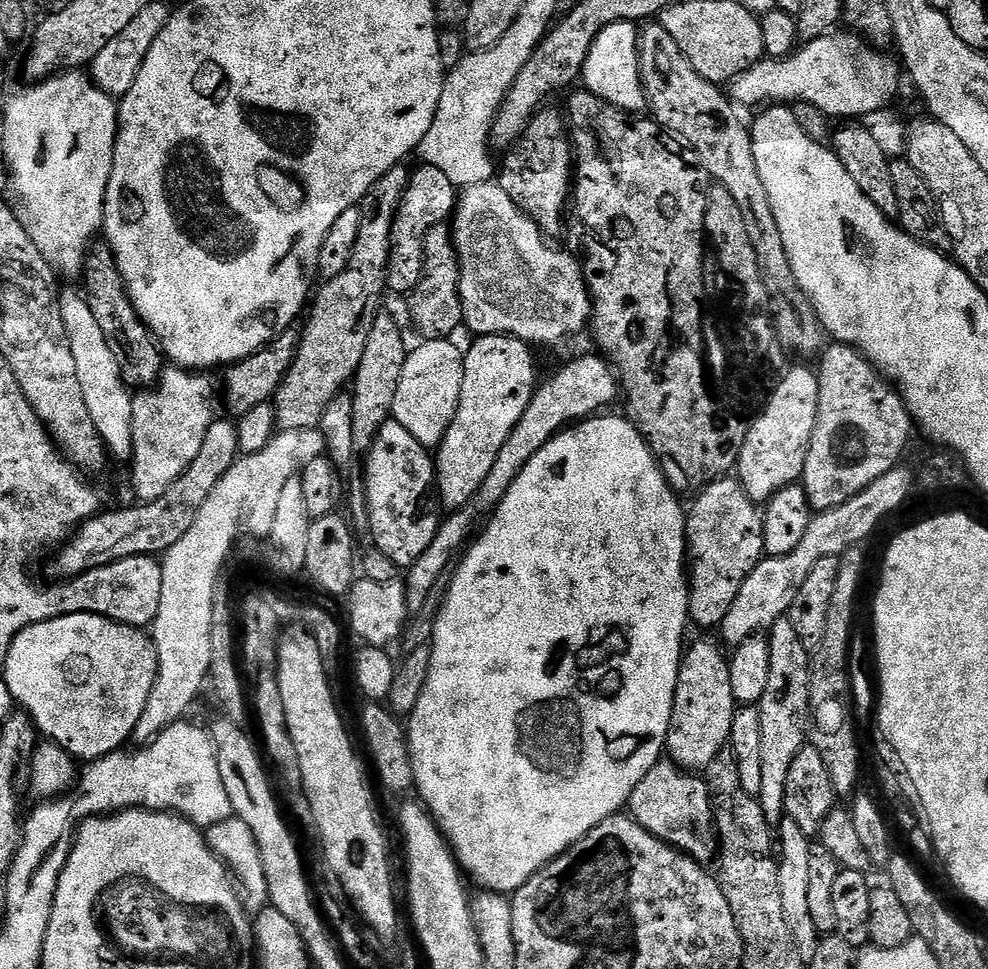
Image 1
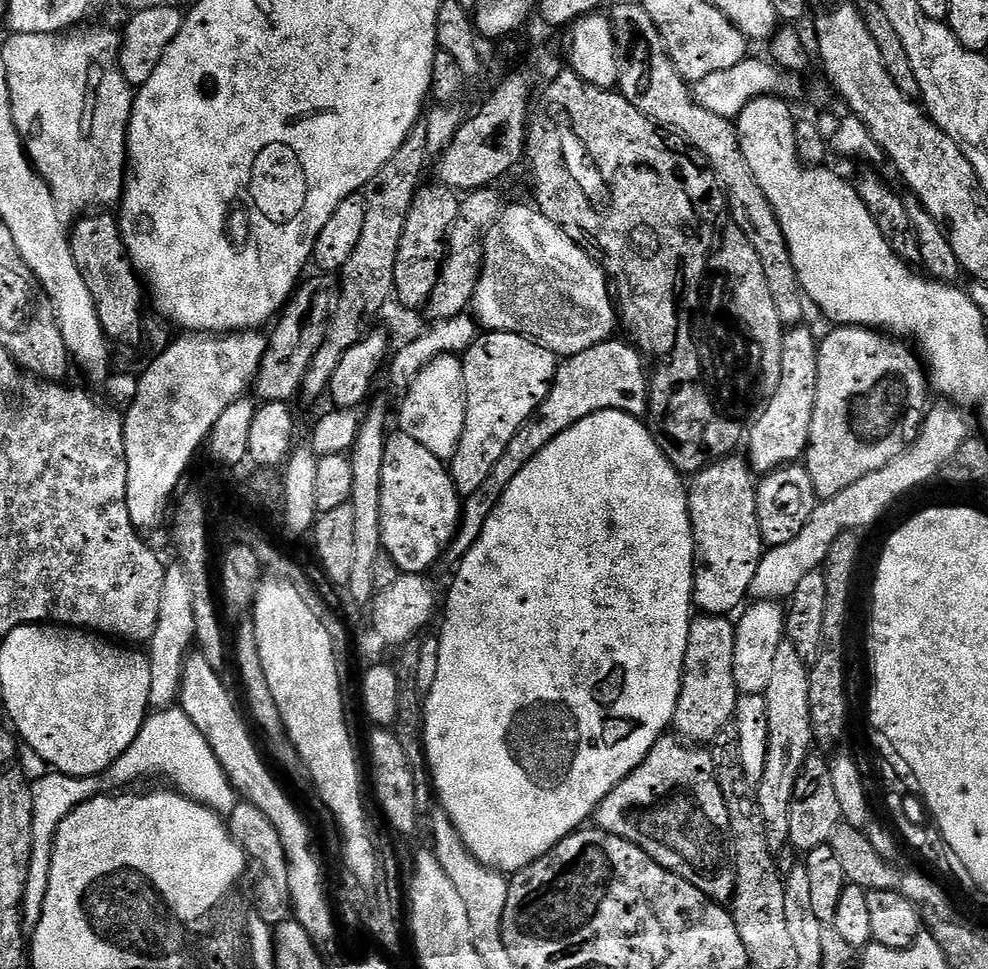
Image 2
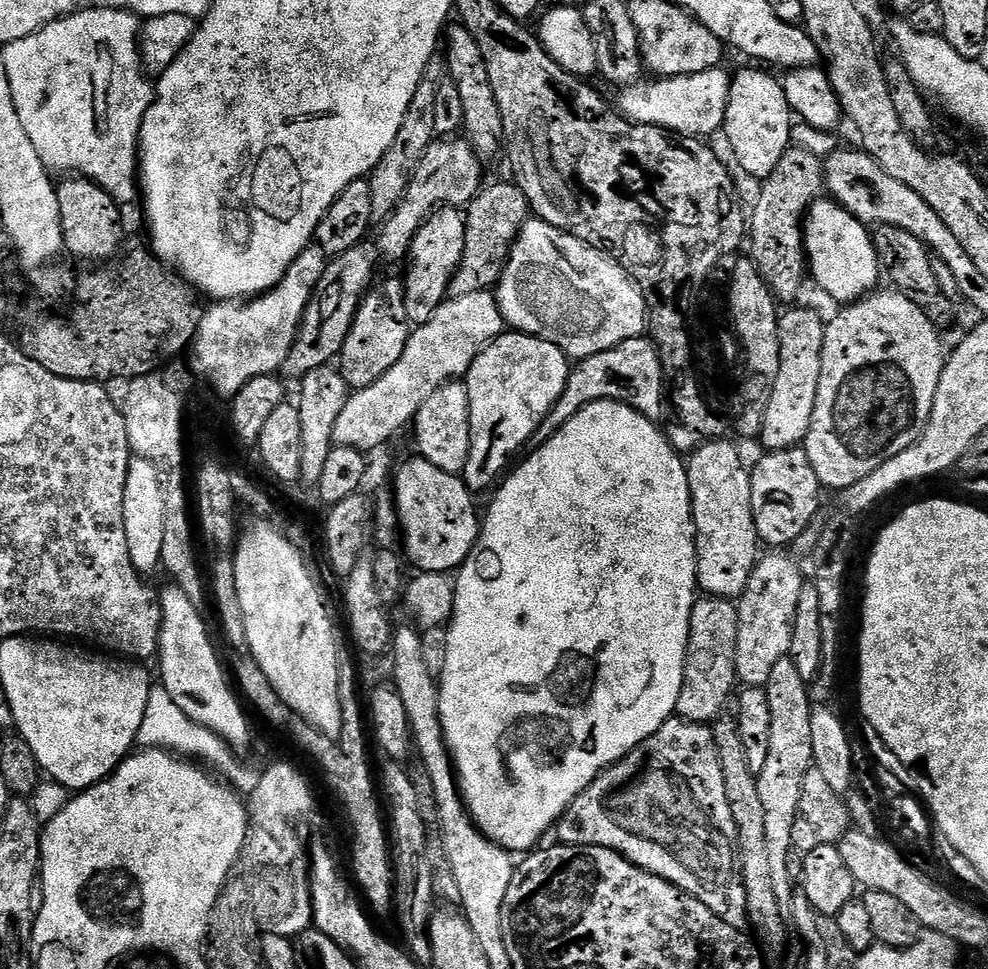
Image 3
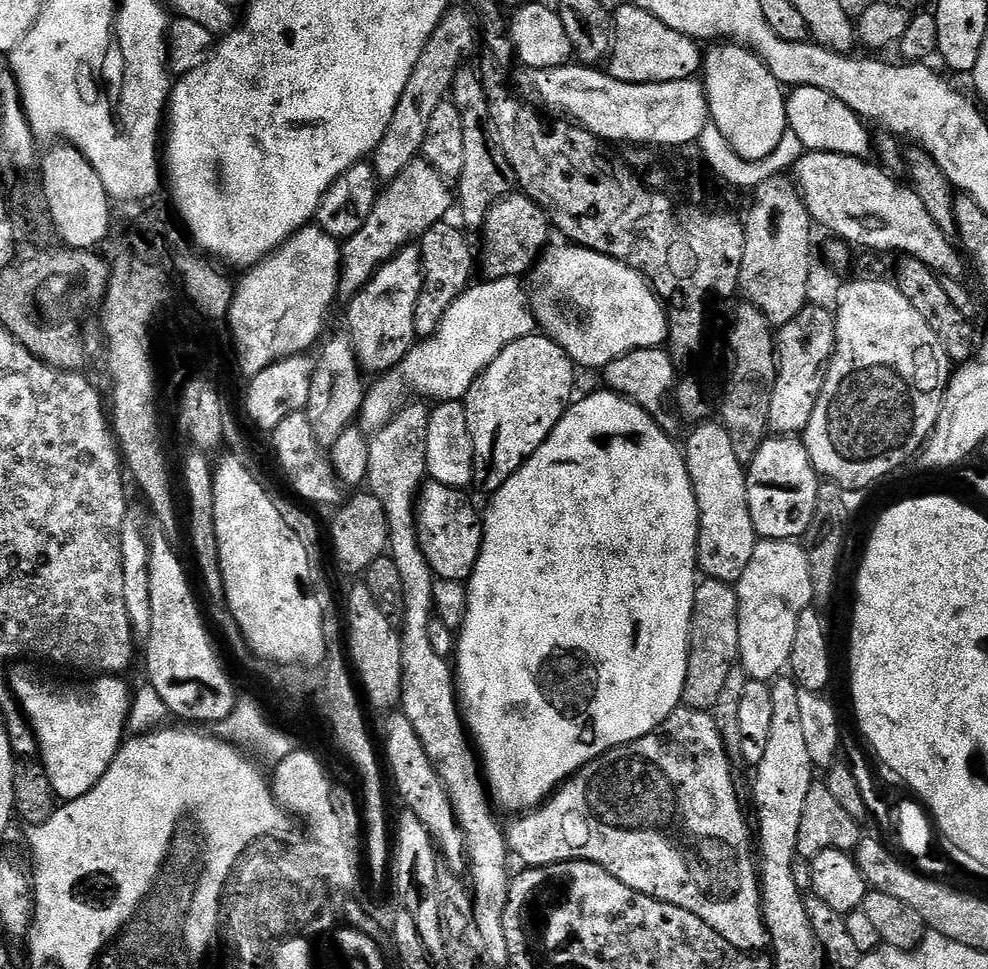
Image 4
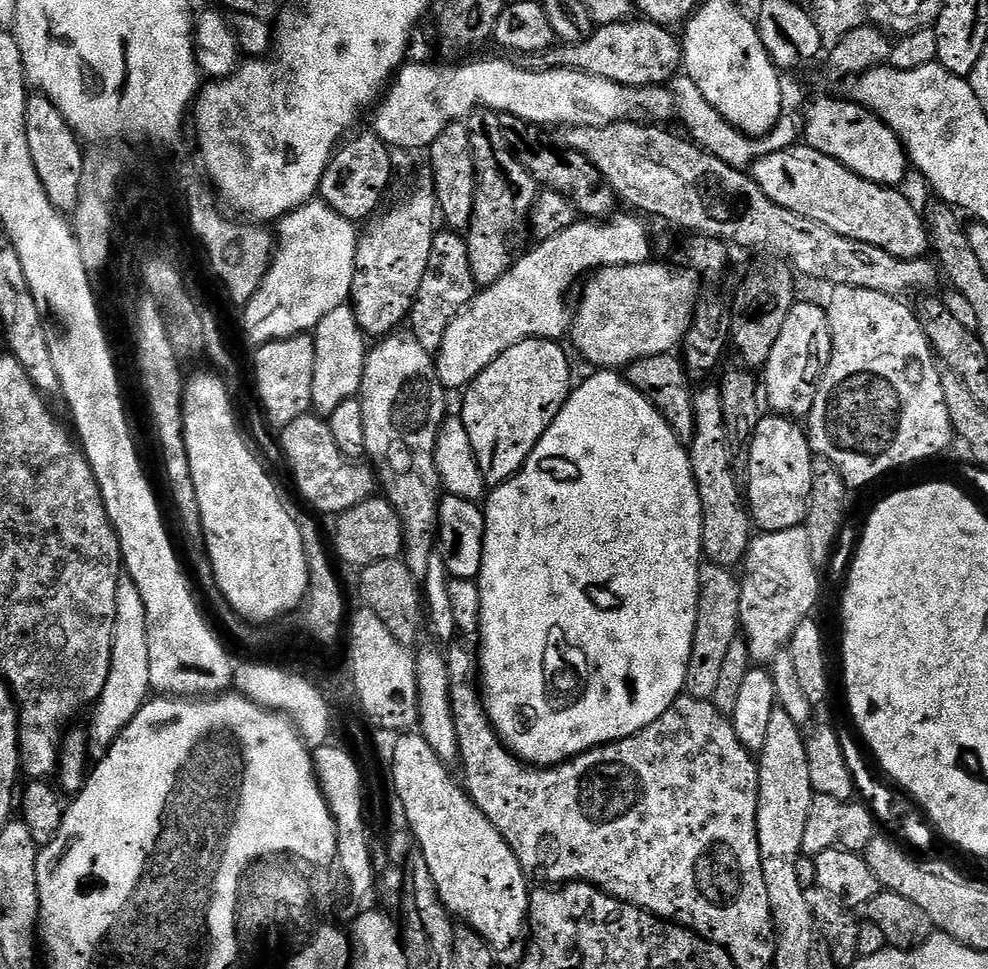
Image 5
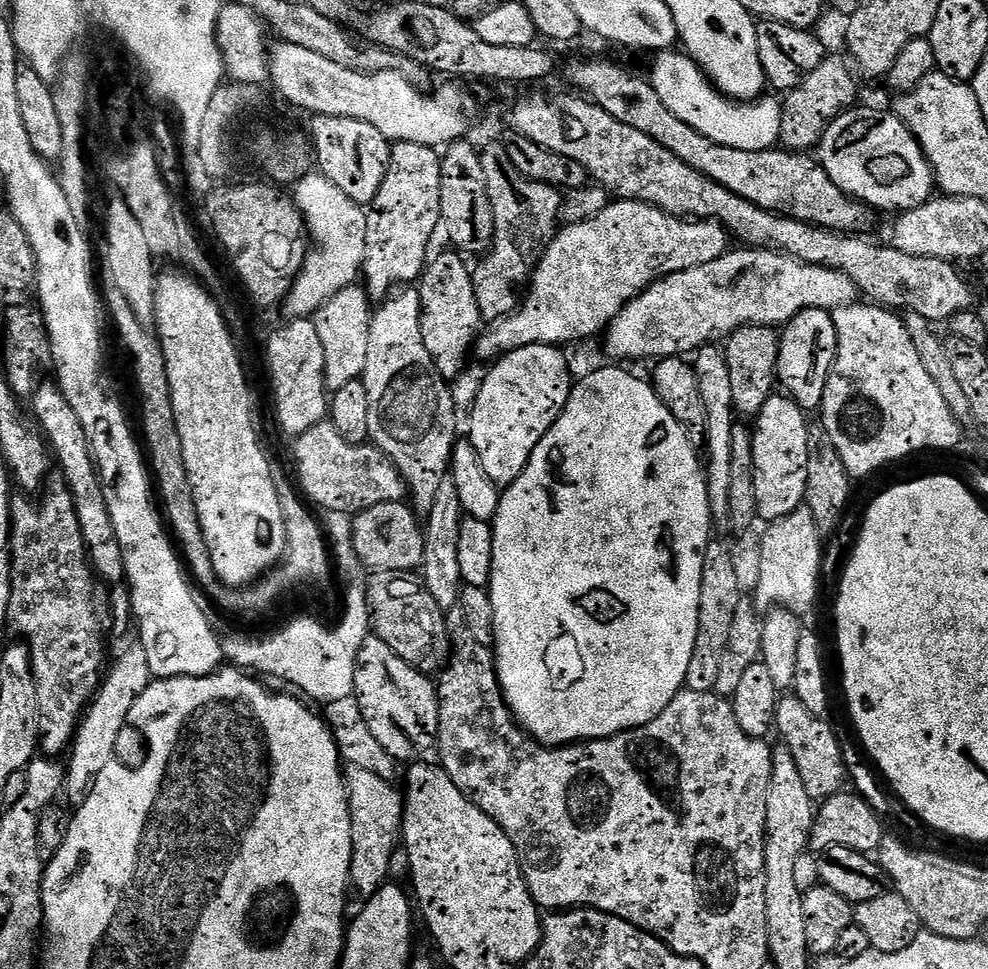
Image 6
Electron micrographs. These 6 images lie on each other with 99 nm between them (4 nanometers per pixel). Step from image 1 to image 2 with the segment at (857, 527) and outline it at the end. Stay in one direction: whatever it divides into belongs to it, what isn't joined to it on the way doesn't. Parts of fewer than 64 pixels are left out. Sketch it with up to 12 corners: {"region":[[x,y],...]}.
{"region":[[940,402],[917,447],[820,500],[765,551],[751,599],[787,601],[843,532],[952,455],[969,417]]}

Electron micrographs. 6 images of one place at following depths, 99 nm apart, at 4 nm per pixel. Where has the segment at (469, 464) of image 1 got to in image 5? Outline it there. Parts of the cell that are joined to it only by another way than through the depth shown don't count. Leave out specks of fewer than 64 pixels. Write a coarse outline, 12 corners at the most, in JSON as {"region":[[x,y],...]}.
{"region":[[524,340],[463,389],[485,485],[519,472],[574,387]]}

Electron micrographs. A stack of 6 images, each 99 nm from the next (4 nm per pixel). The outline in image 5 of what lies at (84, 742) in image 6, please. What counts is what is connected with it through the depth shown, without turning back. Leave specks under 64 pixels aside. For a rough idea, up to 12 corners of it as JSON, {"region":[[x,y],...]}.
{"region":[[118,582],[110,678],[91,709],[107,750],[152,691],[146,606]]}

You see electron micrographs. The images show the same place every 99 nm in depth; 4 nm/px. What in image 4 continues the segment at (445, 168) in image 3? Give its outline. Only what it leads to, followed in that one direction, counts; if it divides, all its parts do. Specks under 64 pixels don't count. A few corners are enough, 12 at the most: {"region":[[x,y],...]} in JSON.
{"region":[[423,158],[377,195],[340,249],[339,295],[454,208],[449,181]]}

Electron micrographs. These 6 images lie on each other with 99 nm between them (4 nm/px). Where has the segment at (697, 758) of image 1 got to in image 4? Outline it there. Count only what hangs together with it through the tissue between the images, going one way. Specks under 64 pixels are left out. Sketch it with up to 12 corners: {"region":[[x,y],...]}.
{"region":[[701,579],[683,703],[711,710],[739,659],[733,585]]}

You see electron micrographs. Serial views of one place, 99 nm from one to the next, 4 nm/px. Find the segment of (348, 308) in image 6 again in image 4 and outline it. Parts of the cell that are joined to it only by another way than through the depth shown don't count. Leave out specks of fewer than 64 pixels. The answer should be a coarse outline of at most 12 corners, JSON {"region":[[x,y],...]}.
{"region":[[347,335],[323,341],[306,415],[330,446],[357,419],[365,377]]}

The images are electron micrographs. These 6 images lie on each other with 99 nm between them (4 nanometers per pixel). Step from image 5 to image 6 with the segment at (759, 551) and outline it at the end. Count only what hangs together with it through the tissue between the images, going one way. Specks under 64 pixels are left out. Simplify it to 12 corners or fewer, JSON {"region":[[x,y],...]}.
{"region":[[806,506],[760,544],[757,609],[797,614],[820,592],[820,543]]}

